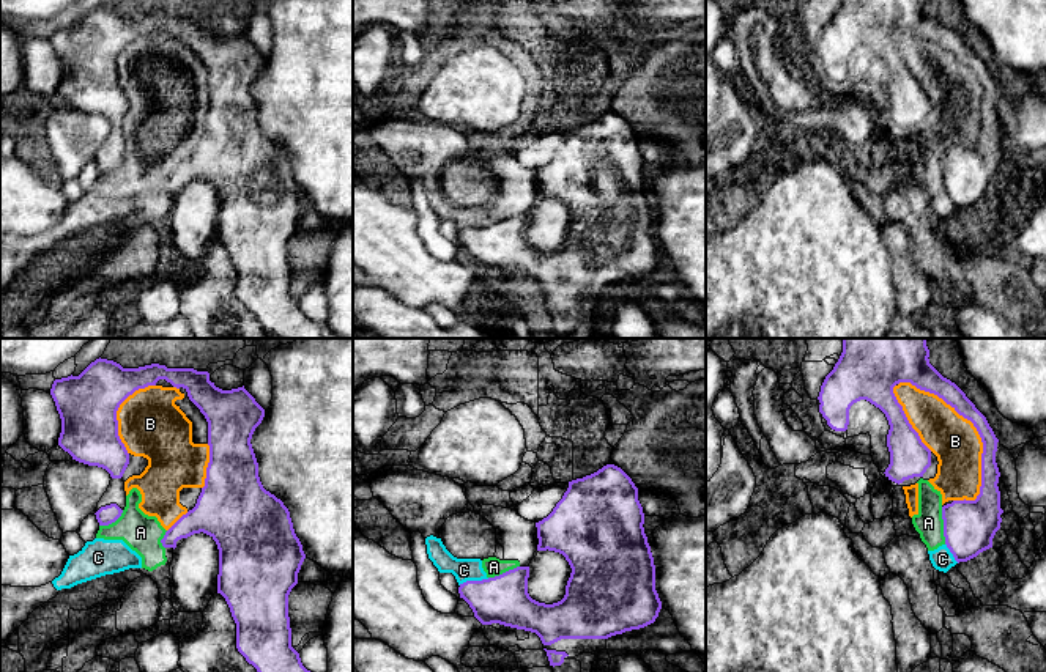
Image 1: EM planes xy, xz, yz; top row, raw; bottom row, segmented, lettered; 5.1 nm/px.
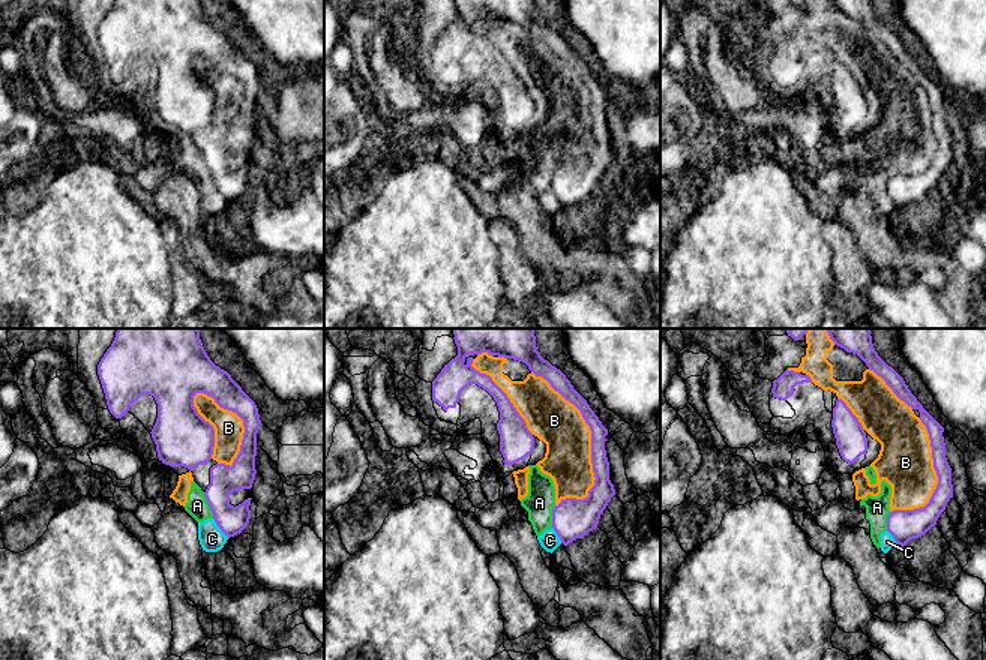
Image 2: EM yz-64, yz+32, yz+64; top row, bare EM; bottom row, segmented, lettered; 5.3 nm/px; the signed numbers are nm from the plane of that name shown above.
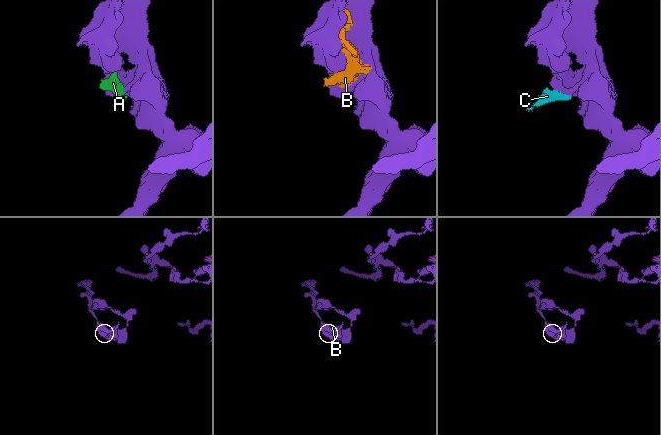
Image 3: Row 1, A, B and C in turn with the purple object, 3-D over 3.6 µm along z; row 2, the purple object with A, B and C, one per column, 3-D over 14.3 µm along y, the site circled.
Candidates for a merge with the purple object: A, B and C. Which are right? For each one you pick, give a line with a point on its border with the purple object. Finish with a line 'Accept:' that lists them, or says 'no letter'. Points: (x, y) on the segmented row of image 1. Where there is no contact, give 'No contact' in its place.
Accept: no letter

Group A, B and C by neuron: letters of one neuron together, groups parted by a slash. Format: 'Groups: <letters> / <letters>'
Groups: A B C

